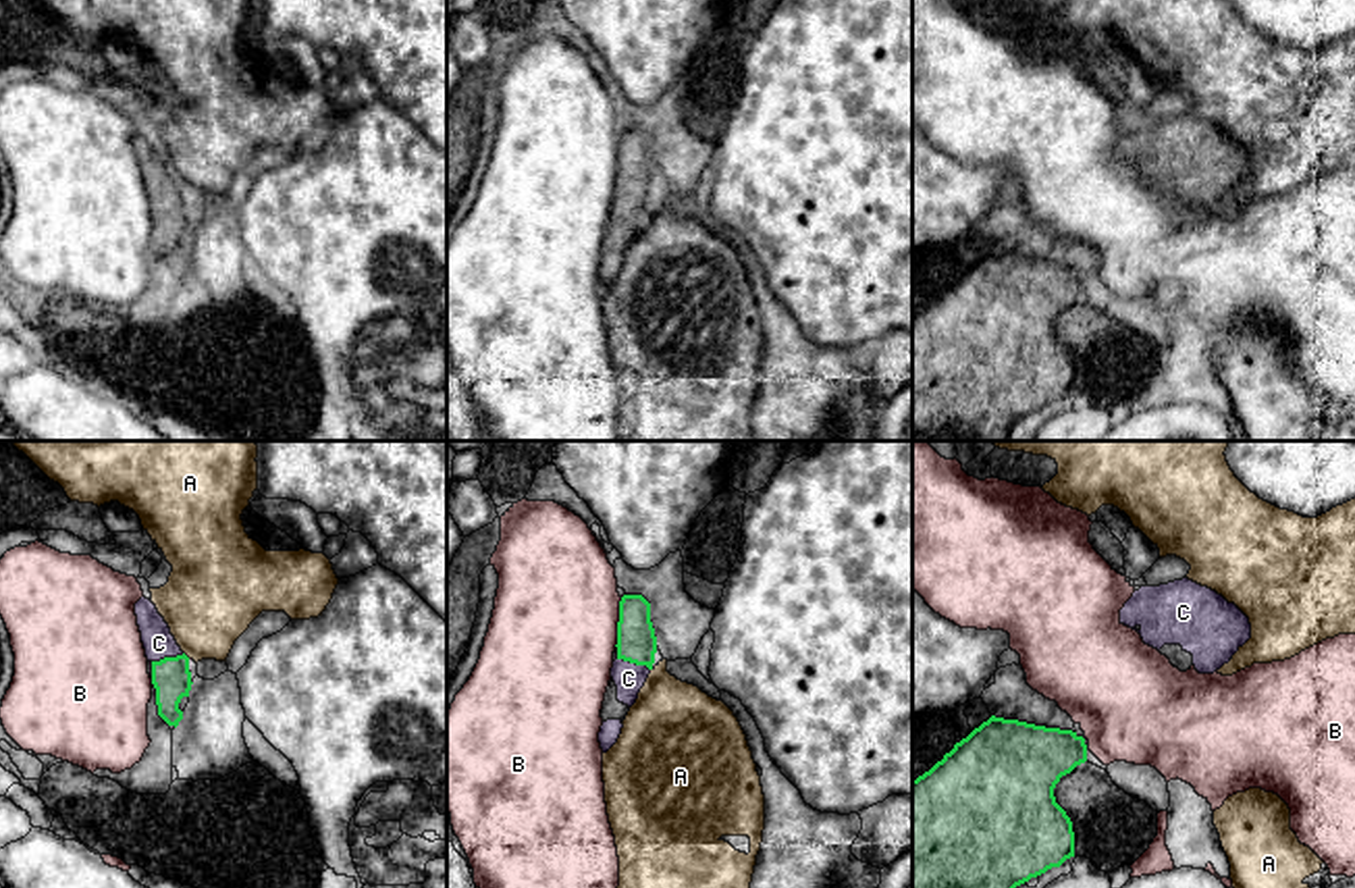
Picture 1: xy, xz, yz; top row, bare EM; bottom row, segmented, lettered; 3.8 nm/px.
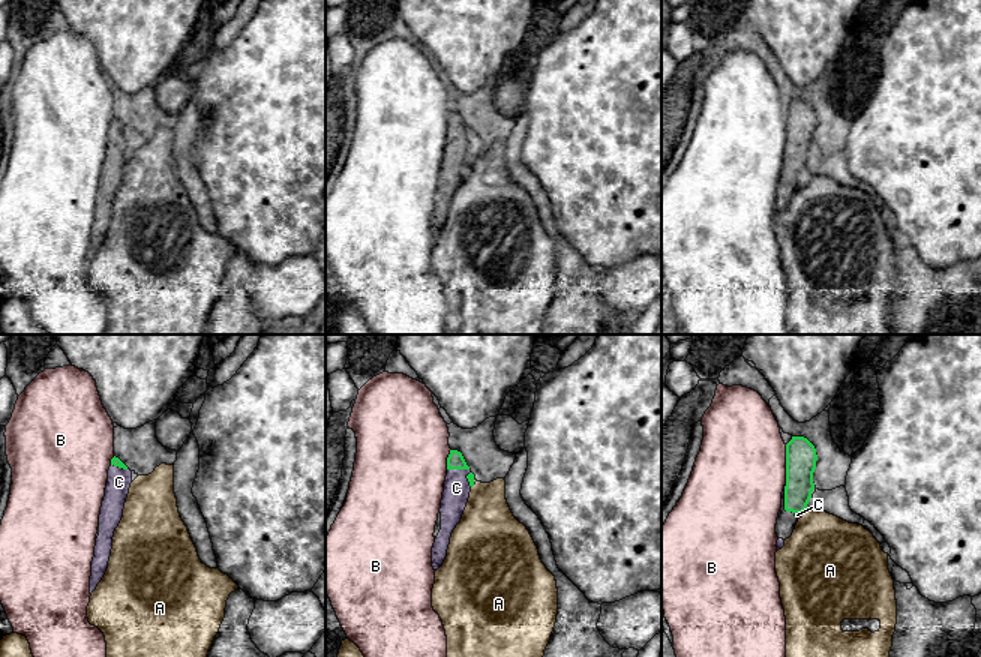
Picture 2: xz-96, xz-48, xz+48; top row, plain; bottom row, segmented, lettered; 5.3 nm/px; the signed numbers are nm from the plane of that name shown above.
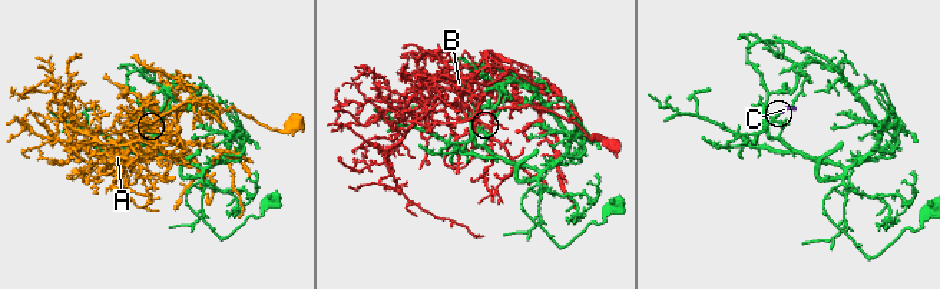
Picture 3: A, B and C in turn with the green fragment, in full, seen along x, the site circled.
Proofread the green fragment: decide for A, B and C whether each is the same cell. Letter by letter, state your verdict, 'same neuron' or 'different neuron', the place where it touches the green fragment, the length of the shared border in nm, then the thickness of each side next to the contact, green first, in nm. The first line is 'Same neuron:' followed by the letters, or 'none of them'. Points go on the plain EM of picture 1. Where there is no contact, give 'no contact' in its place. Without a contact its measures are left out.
Same neuron: C
A: different neuron; contact xy (186, 190); length 40 nm; calibres 150 and 360 nm
B: different neuron; contact xz (618, 157); length 190 nm; calibres 160 and 480 nm
C: same neuron; contact xz (634, 196); length 140 nm; calibres 160 and 120 nm

